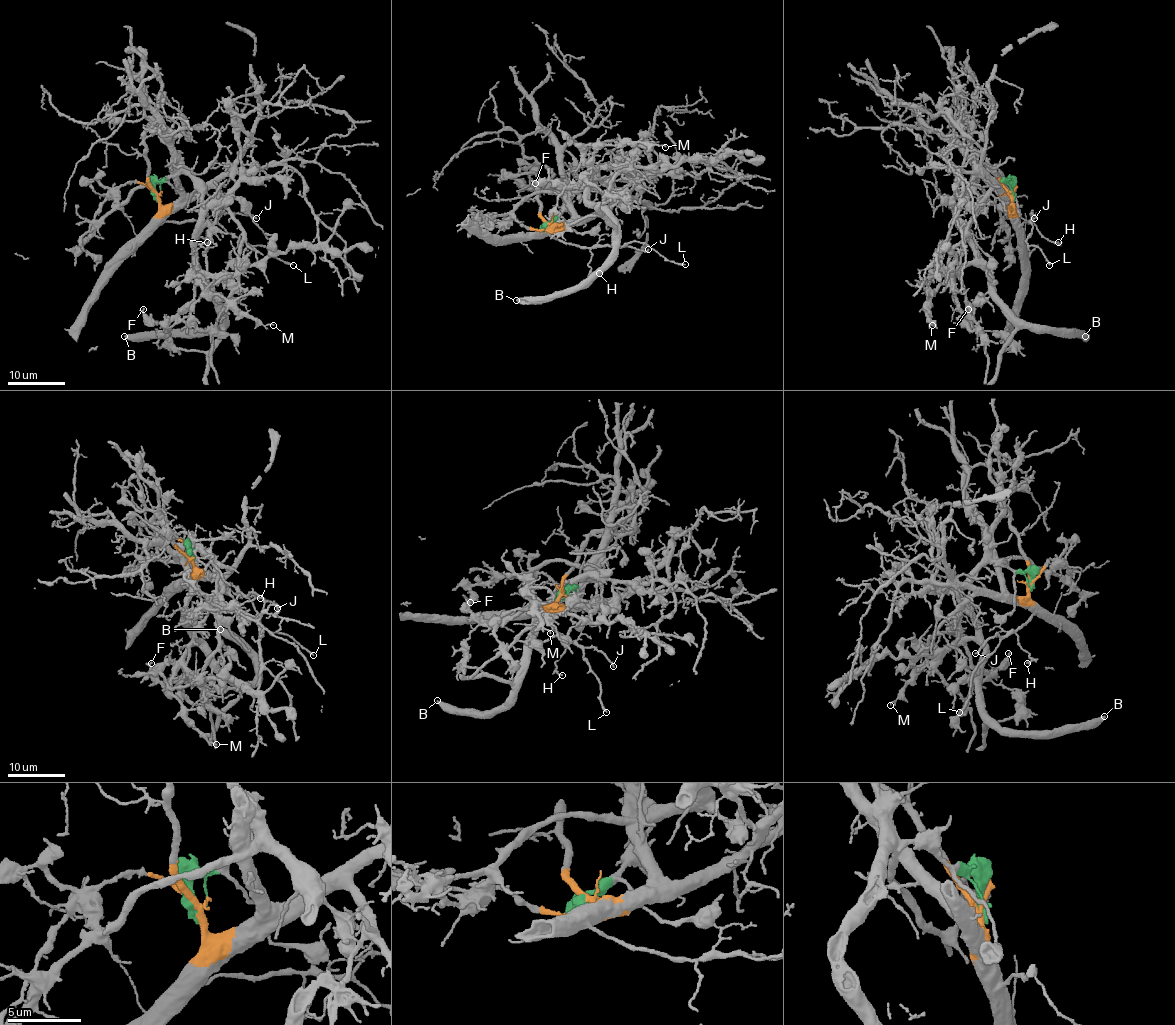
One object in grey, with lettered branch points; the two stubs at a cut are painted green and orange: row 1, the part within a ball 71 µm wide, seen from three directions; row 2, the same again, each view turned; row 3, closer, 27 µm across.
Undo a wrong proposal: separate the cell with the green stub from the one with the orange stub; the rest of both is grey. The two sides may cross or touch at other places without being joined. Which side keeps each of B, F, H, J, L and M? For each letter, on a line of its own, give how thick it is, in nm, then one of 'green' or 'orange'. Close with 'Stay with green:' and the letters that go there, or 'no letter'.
B: 400 nm thick; green
F: 240 nm thick; green
H: 160 nm thick; orange
J: 190 nm thick; orange
L: 170 nm thick; orange
M: 110 nm thick; green
Stay with green: B, F, M

